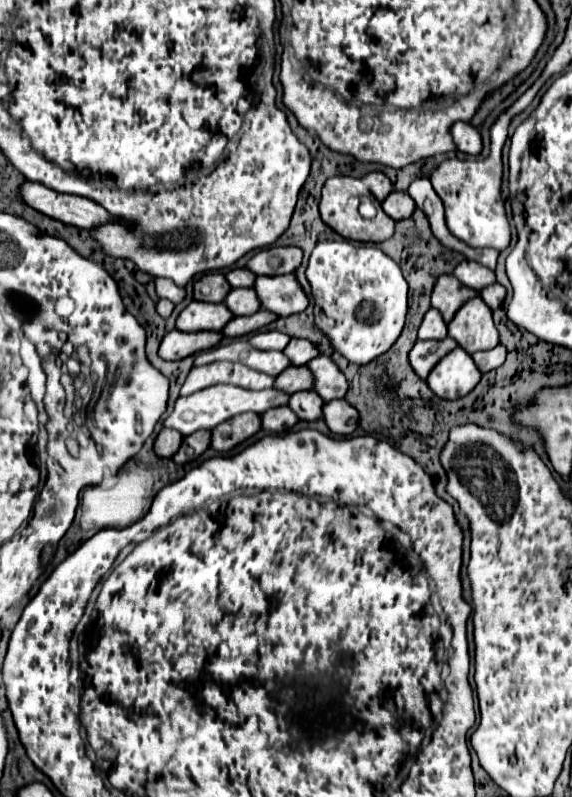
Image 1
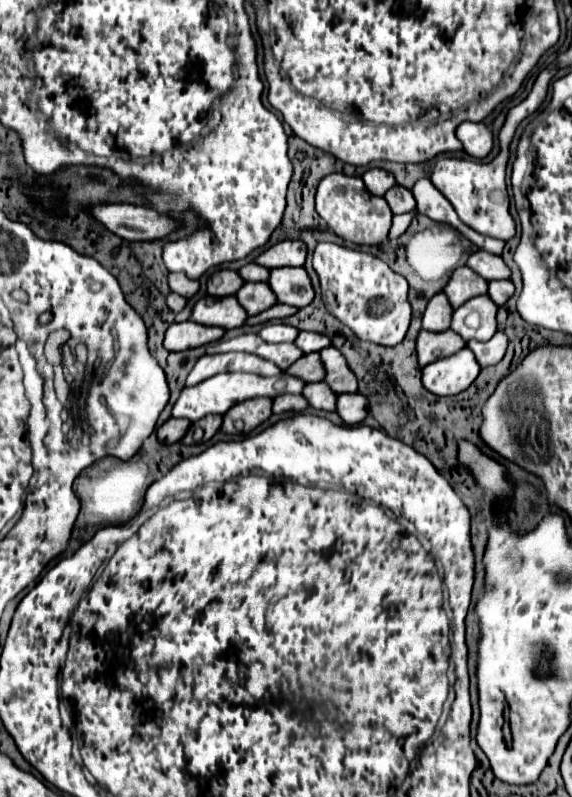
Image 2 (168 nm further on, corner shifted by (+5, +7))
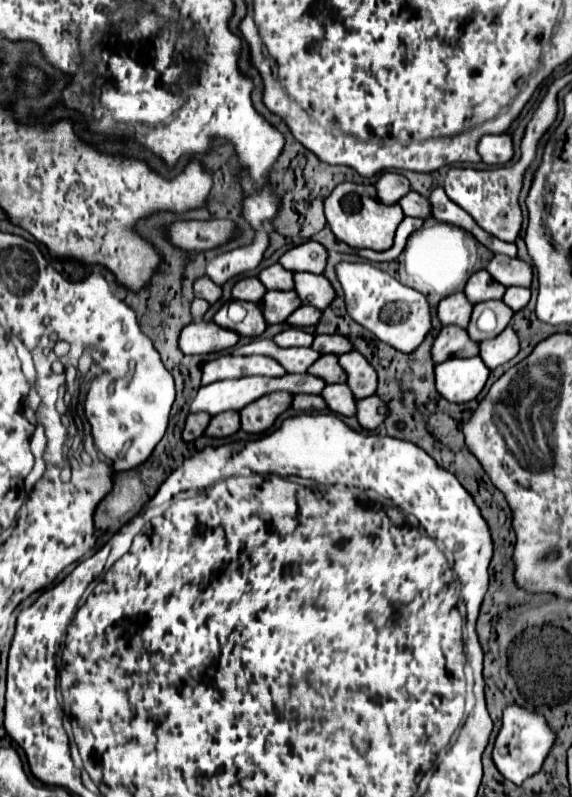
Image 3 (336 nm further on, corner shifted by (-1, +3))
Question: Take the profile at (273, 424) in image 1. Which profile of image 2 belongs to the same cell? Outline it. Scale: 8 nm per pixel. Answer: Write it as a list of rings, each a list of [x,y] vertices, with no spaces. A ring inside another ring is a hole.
[[[282,394],[276,396],[272,412],[274,414],[284,414],[284,412],[304,412],[308,406],[308,402],[304,400],[304,396],[300,394]]]

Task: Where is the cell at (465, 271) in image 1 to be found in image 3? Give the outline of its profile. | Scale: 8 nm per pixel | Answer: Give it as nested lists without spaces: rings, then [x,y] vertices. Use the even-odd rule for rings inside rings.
[[[496,254],[486,270],[492,274],[494,280],[498,280],[502,286],[526,286],[532,284],[532,266],[520,258],[508,258],[504,254]]]

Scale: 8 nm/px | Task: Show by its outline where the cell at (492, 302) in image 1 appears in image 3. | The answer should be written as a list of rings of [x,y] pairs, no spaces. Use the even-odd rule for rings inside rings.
[[[512,286],[506,290],[504,294],[504,302],[514,310],[522,310],[528,302],[530,302],[530,290],[528,288],[518,288],[518,286]]]

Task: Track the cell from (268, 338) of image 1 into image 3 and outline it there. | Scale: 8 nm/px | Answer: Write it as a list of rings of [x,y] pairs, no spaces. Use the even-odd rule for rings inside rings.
[[[288,328],[274,336],[274,342],[278,346],[310,346],[314,340],[314,334],[302,330],[302,328]]]

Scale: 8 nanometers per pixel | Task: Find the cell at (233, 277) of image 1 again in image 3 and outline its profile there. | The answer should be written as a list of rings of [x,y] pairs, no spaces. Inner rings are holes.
[[[280,264],[264,268],[258,278],[268,290],[294,290],[294,272],[288,272]]]

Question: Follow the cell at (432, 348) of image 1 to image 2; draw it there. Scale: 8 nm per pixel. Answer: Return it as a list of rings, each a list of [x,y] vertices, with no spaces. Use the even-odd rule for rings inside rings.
[[[420,330],[418,340],[416,340],[418,364],[420,364],[420,368],[424,368],[426,364],[430,364],[438,358],[446,358],[464,346],[466,346],[466,342],[452,330],[444,330],[444,332]]]

